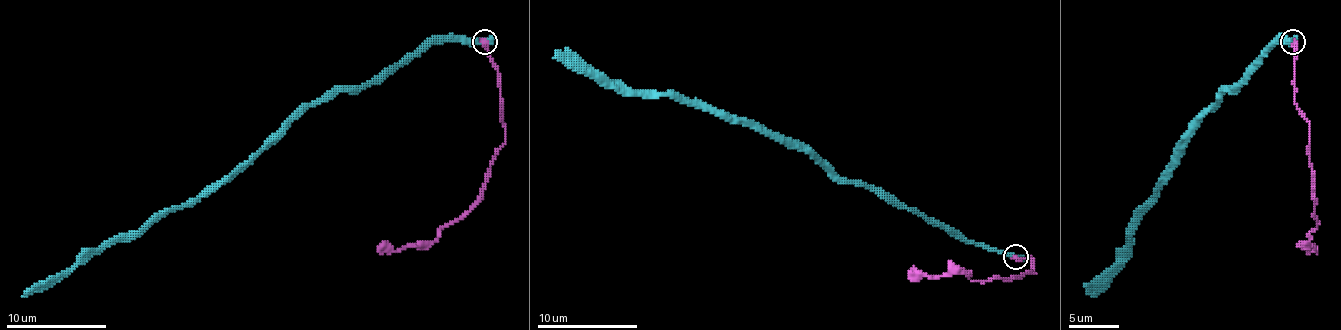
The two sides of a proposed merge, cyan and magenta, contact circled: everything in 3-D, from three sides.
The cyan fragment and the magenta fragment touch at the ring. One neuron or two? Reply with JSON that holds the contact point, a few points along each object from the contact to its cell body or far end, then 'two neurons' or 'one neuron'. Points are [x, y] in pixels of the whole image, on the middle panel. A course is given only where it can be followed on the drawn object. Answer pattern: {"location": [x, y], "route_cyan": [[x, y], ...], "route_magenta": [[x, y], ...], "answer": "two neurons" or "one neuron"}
{"location": [1015, 256], "route_cyan": [[1016, 256], [968, 243], [888, 196], [843, 181], [808, 150], [726, 113], [670, 93], [620, 93], [553, 58]], "route_magenta": [[1016, 256], [1031, 258], [1036, 273], [971, 281], [968, 273], [913, 276], [908, 271]], "answer": "two neurons"}

